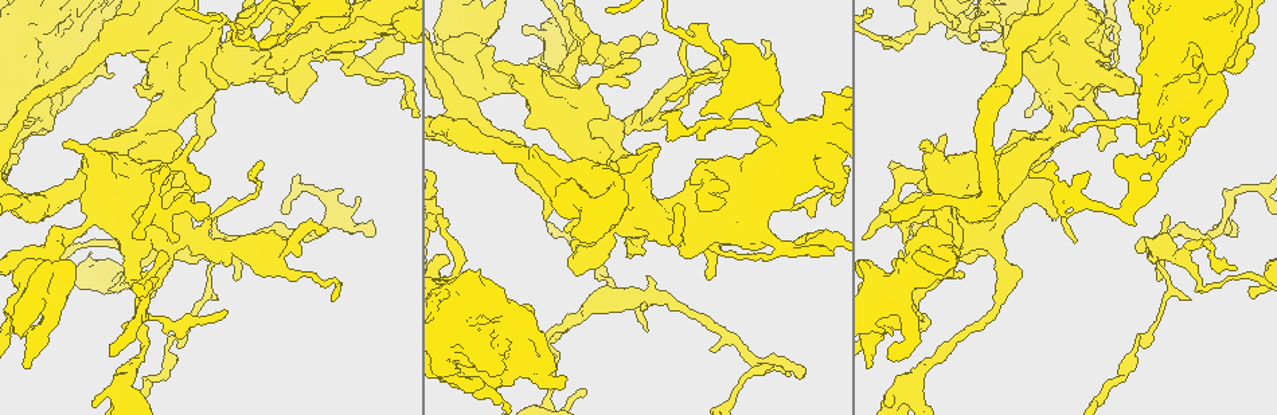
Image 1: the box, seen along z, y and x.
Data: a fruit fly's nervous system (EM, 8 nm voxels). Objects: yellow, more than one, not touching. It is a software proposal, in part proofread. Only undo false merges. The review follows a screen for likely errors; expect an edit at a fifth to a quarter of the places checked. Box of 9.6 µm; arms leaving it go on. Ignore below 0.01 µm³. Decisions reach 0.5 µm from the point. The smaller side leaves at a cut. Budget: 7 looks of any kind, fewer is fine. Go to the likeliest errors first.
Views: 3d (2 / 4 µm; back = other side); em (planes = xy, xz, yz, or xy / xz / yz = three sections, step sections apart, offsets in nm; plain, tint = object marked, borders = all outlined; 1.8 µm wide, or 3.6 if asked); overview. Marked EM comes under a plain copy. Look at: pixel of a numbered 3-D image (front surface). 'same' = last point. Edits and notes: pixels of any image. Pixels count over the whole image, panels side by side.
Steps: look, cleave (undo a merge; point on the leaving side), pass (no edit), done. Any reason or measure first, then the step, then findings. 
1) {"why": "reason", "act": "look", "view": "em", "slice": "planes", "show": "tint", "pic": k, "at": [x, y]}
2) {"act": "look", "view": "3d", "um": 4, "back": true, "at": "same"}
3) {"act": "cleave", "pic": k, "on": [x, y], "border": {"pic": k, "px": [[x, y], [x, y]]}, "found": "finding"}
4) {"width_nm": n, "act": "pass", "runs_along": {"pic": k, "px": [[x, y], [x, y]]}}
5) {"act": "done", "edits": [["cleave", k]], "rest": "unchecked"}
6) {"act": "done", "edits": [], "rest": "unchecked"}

{"why": "thin arm on a thick one", "act": "look", "view": "3d", "um": 4, "pic": 1, "at": [648, 297]}

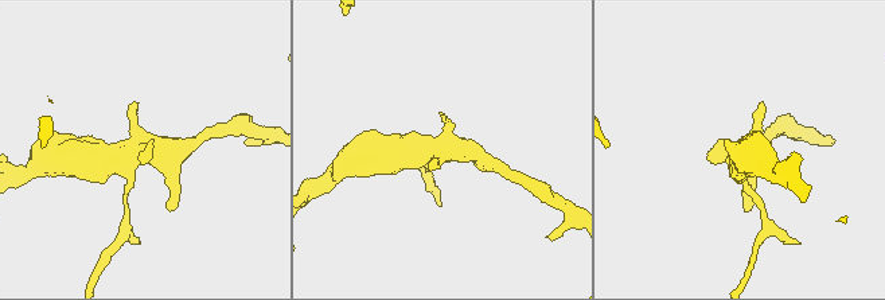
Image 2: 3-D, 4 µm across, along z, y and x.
{"why": "shape alone is not enough", "act": "look", "view": "em", "slice": "xz", "step": 16, "show": "tint", "pic": 2, "at": [137, 152]}

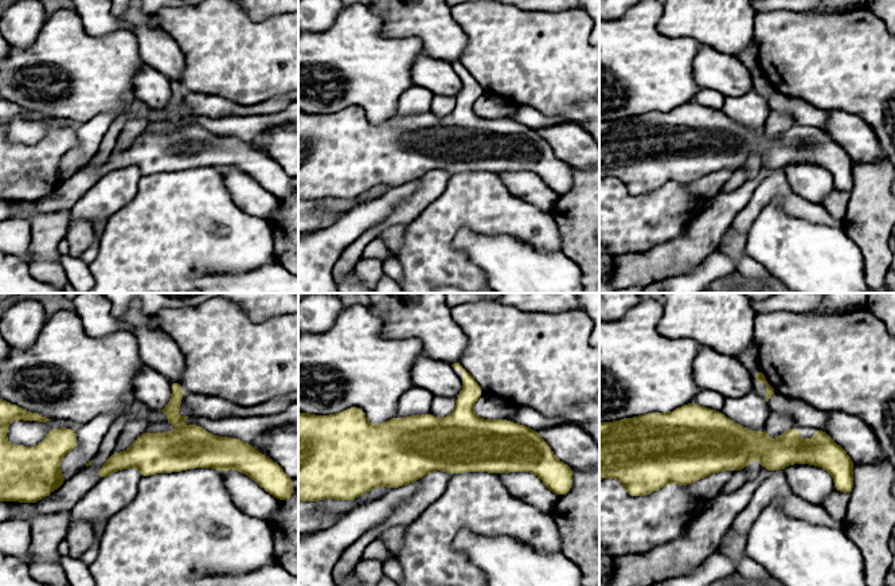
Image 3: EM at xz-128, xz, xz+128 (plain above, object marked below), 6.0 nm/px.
{"act": "look", "view": "em", "slice": "planes", "show": "tint", "at": "same"}

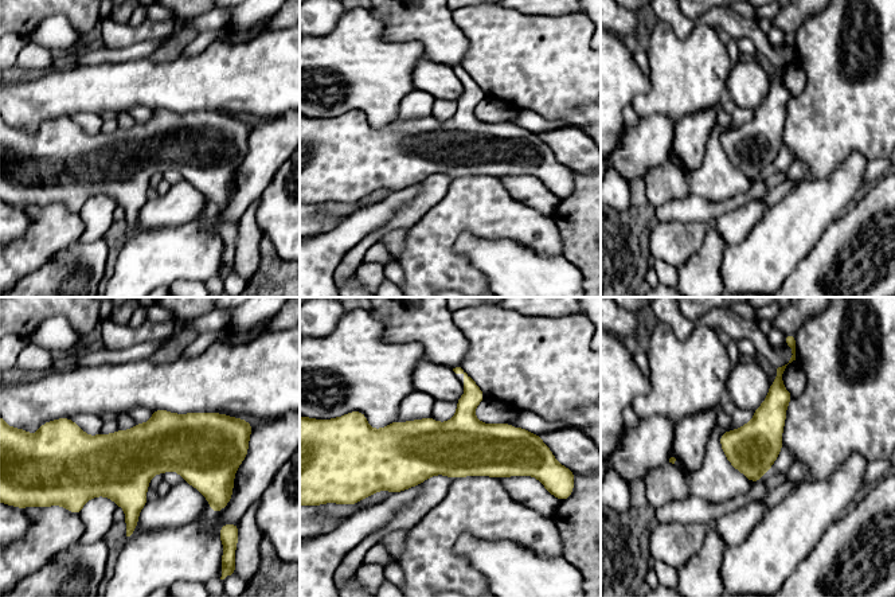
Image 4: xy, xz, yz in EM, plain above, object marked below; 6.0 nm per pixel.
{"act": "pass", "found": "all the same neuron"}

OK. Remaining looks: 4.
{"why": "sharp bend", "act": "look", "view": "em", "slice": "planes", "show": "tint", "pic": 1, "at": [47, 299]}

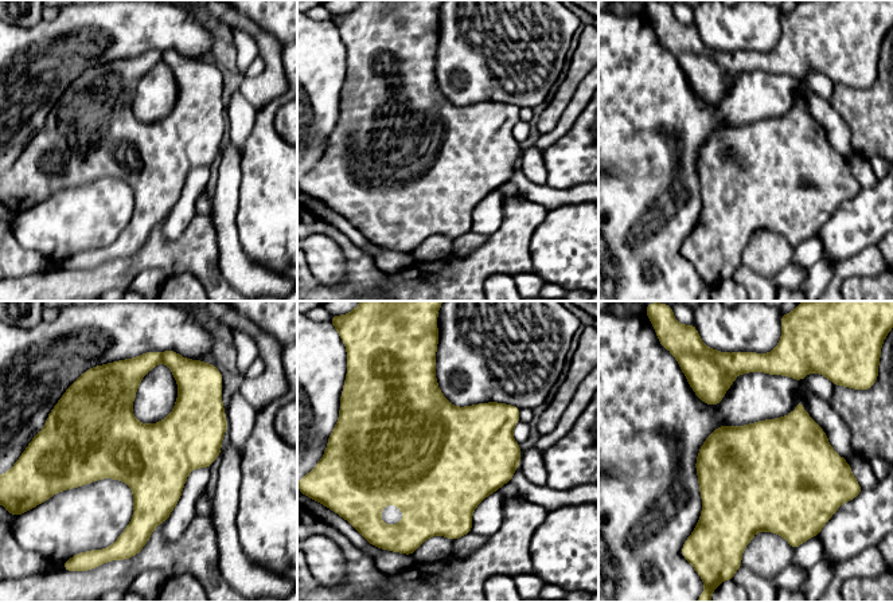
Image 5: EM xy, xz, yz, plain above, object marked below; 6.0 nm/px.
{"act": "pass", "found": "one neuron here"}

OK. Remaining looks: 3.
{"why": "sharp bend", "act": "look", "view": "em", "slice": "xy", "step": 16, "show": "tint", "pic": 1, "at": [119, 287]}

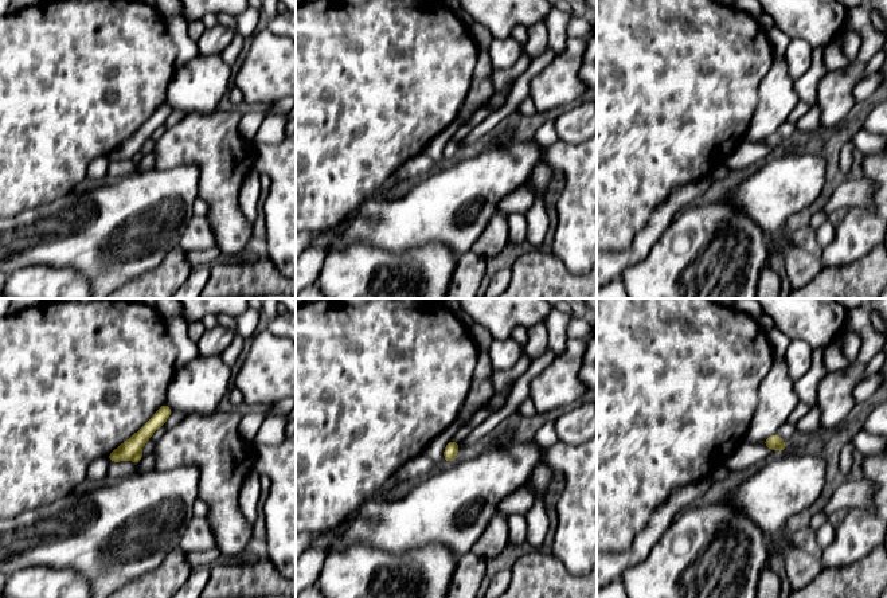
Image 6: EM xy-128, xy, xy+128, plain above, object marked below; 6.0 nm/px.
{"why": "another direction", "act": "look", "view": "em", "slice": "planes", "show": "tint", "at": "same"}

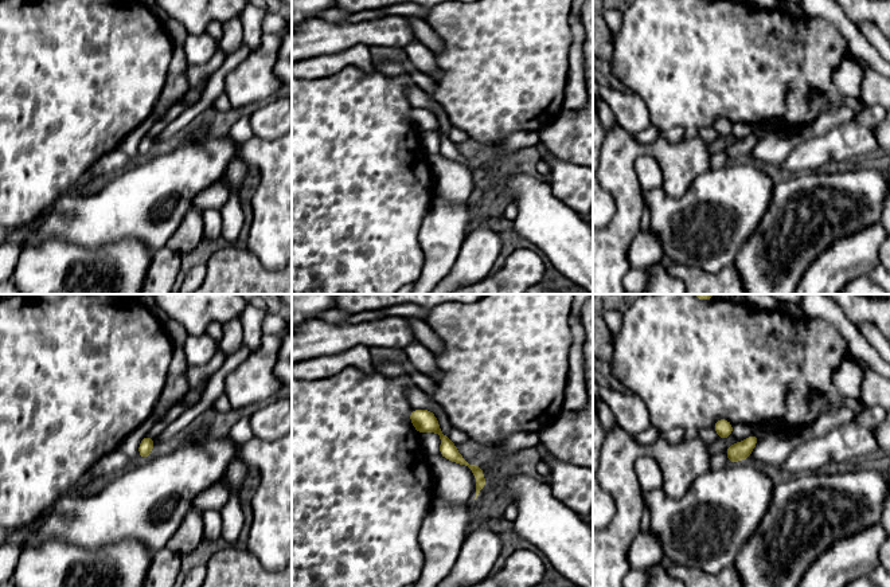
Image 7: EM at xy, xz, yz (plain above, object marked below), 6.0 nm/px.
{"act": "cleave", "pic": 7, "on": [448, 450], "part_leaving": {"pic": 7, "px": [[444, 439], [479, 474], [479, 486]]}, "found": "a second neuron is stuck on"}

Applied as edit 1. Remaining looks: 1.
{"act": "done", "edits": [["cleave", 7]], "rest": "unchecked"}

